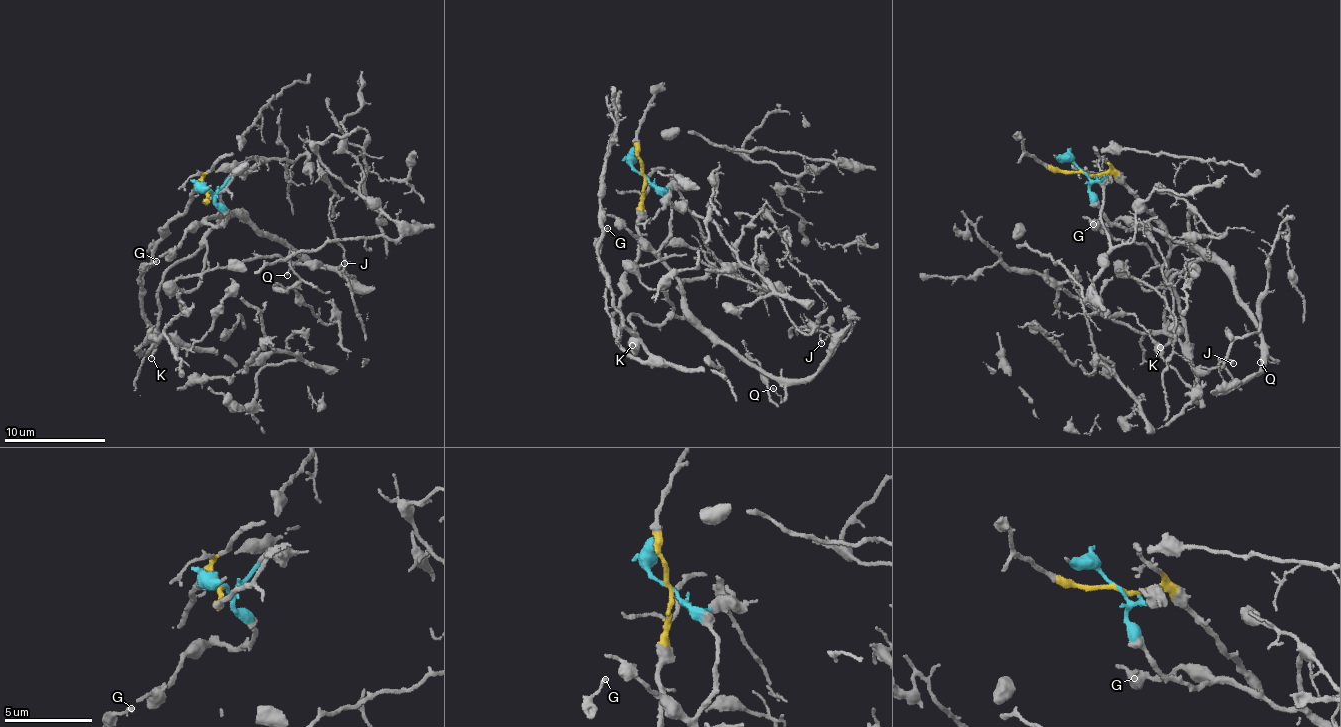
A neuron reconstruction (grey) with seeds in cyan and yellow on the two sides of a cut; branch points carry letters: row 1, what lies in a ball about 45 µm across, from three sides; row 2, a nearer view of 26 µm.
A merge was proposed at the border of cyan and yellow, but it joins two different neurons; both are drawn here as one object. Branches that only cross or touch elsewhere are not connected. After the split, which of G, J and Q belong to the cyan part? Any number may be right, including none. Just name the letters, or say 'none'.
J, Q

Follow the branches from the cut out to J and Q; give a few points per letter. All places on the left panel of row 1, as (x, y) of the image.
J: (207, 191), (225, 213), (215, 225), (204, 218), (219, 210), (237, 216), (351, 281), (345, 263)
Q: (207, 191), (226, 222), (204, 218), (219, 217), (219, 210), (246, 220), (296, 254), (287, 275)

